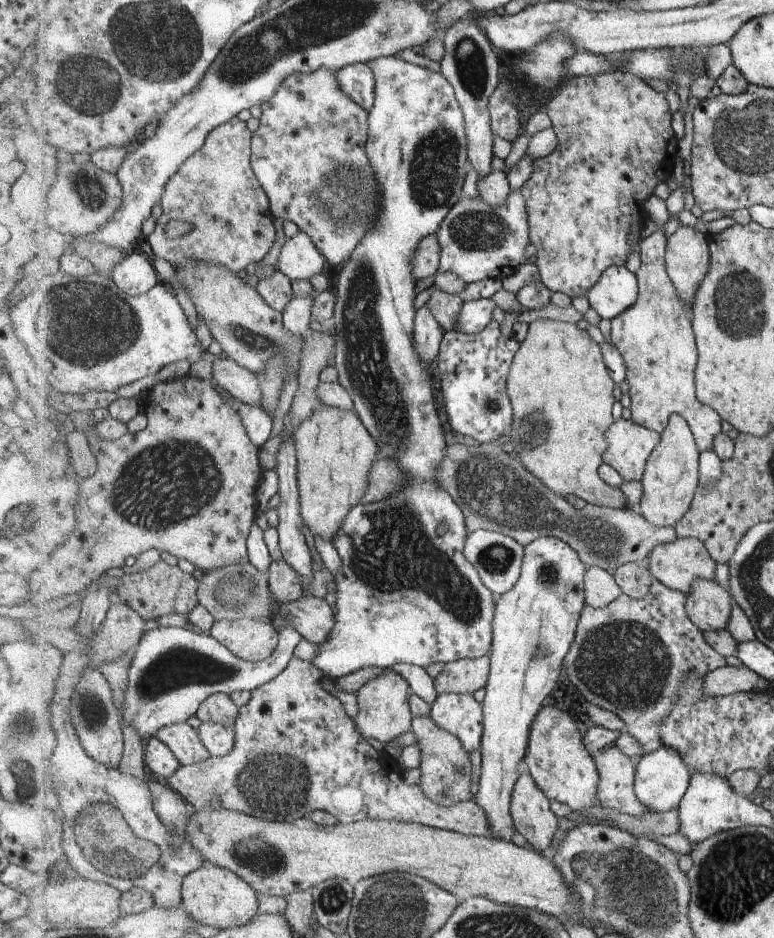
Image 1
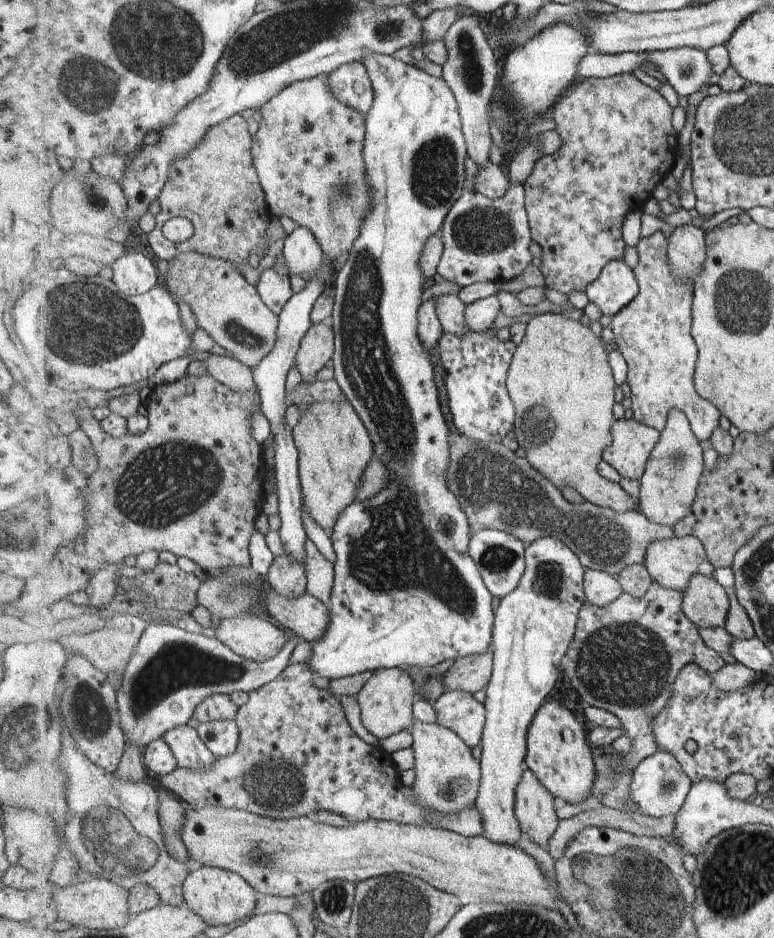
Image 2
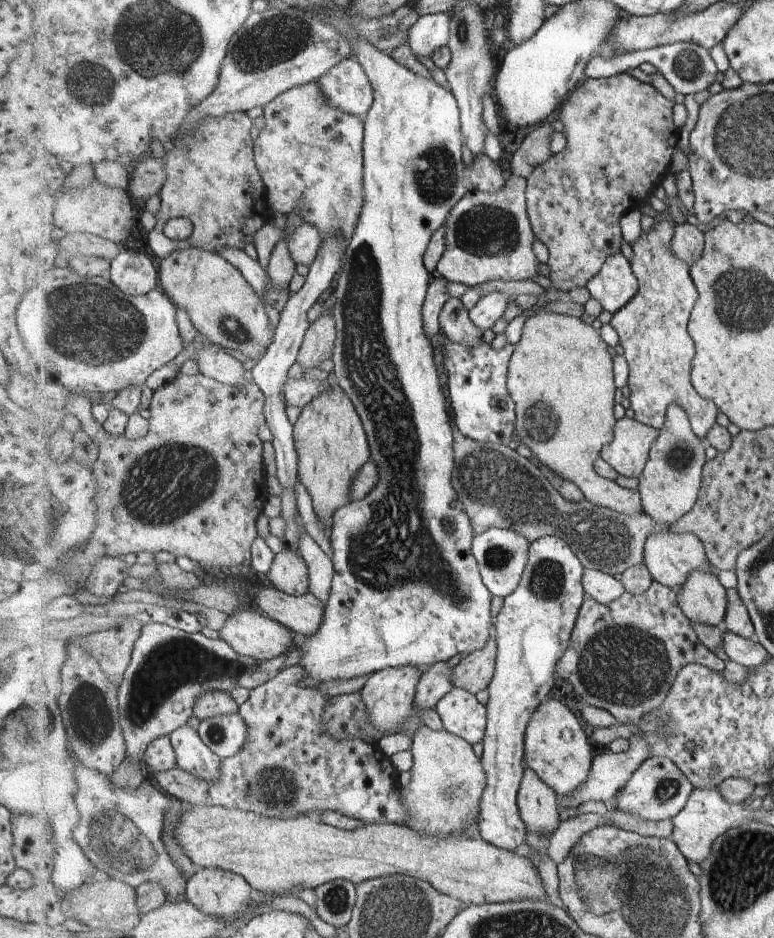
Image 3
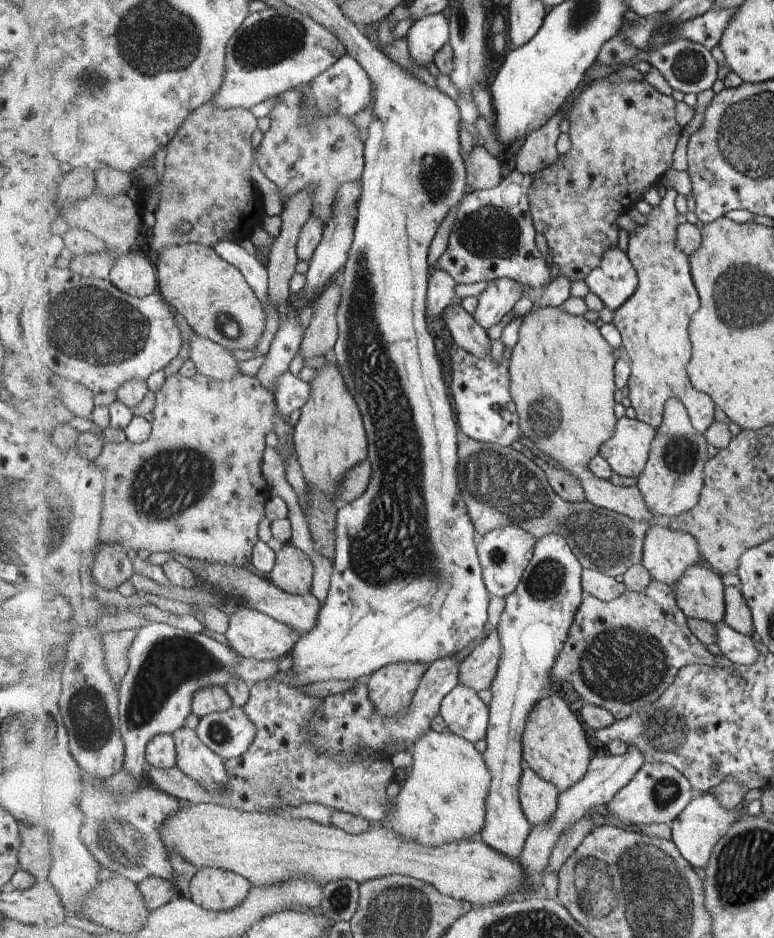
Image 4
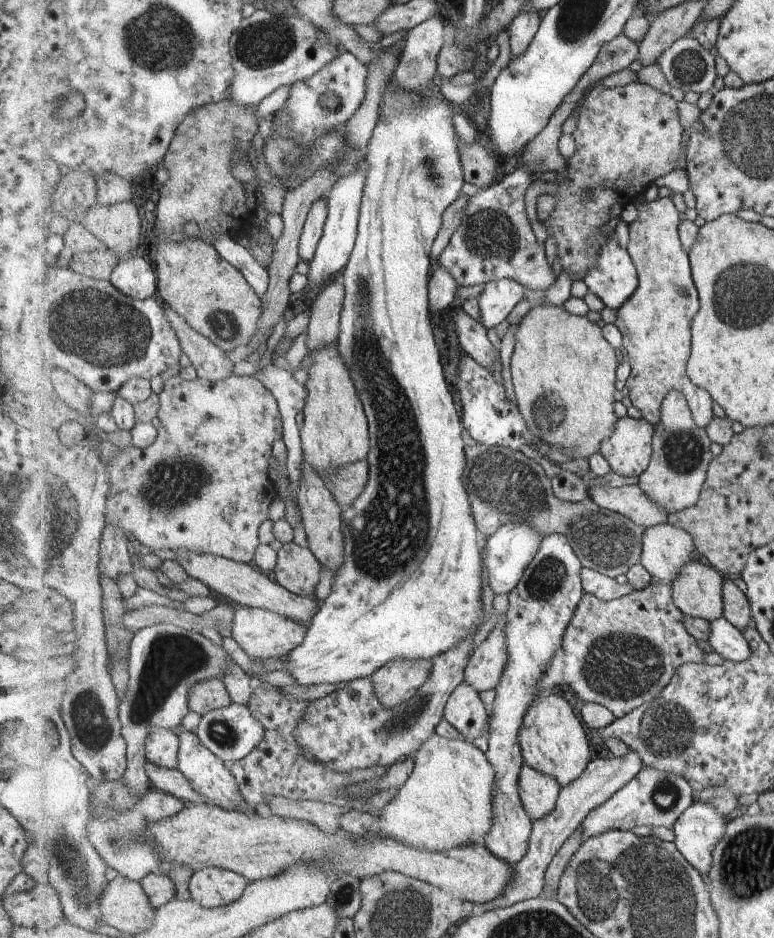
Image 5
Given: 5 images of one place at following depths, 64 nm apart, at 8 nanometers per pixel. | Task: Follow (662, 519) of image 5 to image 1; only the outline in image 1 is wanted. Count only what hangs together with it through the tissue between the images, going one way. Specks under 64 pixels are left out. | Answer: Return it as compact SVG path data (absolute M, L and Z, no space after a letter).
M537 319L529 324L508 376L508 391L515 414L508 433L527 470L531 470L555 494L563 498L575 494L591 505L625 509L627 503L623 492L620 488L609 486L600 475L604 454L609 448L607 431L615 422L613 388L615 380L605 362L603 346L592 340L587 330L579 330L575 323Z

